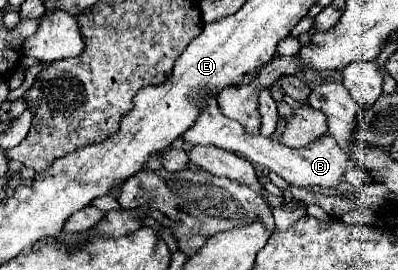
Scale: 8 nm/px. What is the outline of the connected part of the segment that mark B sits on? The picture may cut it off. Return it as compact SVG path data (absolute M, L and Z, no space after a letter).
M194 89L190 93L190 97L196 103L202 103L202 113L198 115L196 123L182 135L182 139L186 143L192 145L214 145L220 149L228 149L236 155L246 157L252 163L258 163L262 167L268 167L272 171L276 171L284 181L288 181L290 187L302 187L302 189L310 189L310 187L338 187L344 181L344 171L348 169L348 159L344 157L344 153L340 153L336 141L332 141L330 133L328 137L322 137L322 141L316 141L316 145L308 145L308 147L300 147L300 149L292 149L280 143L274 143L270 137L262 137L262 135L248 135L236 121L228 119L216 99L216 93L208 93L202 89Z

